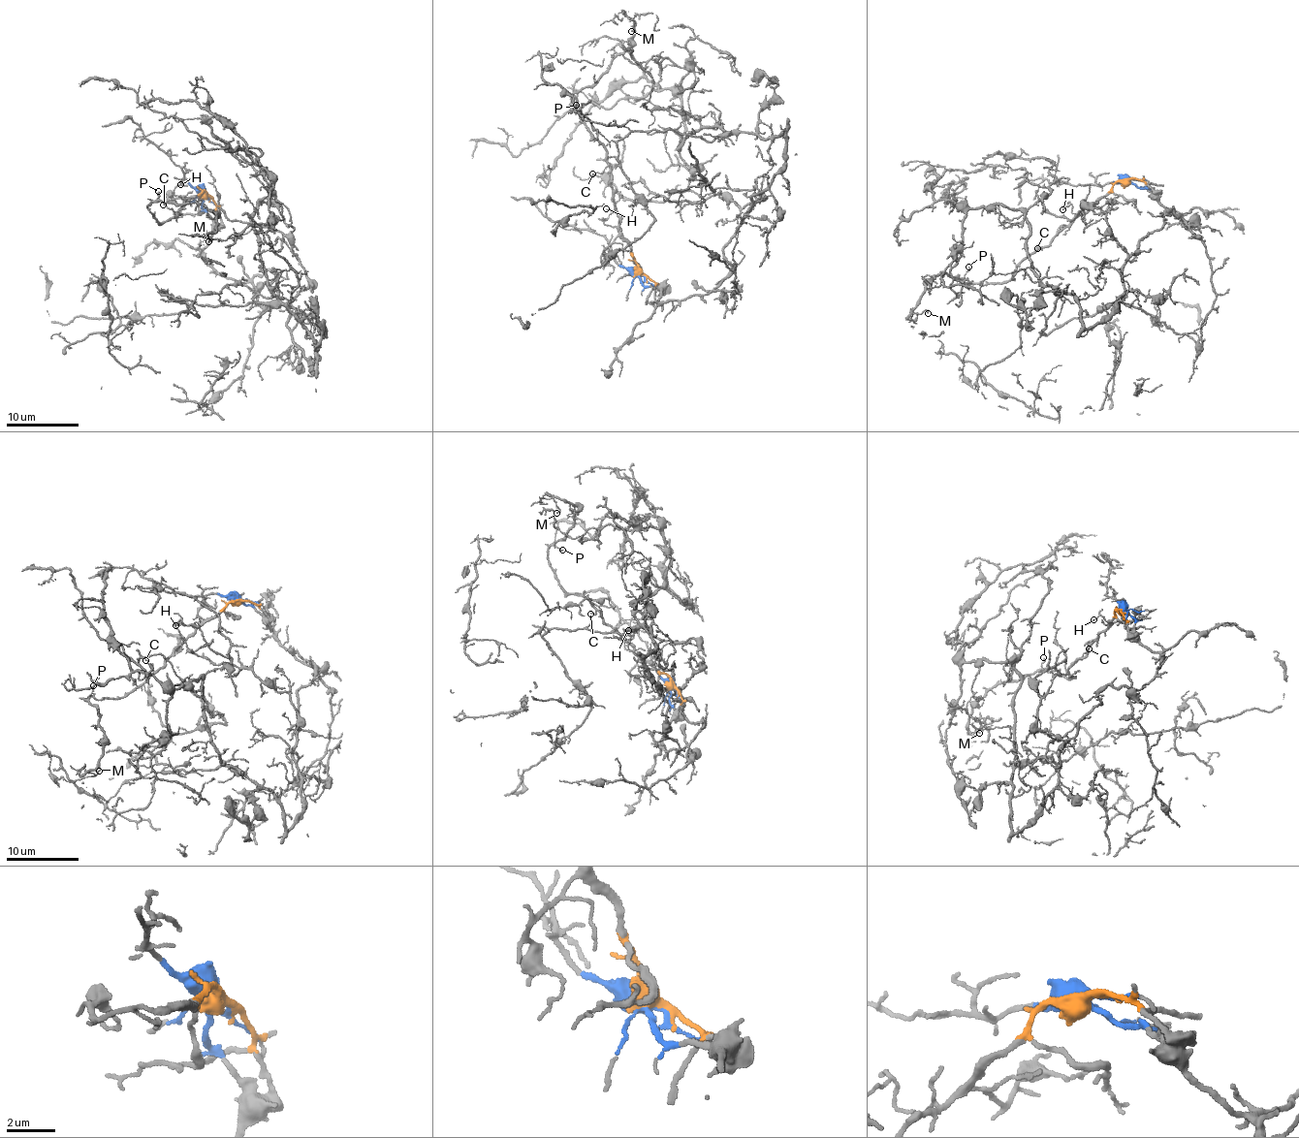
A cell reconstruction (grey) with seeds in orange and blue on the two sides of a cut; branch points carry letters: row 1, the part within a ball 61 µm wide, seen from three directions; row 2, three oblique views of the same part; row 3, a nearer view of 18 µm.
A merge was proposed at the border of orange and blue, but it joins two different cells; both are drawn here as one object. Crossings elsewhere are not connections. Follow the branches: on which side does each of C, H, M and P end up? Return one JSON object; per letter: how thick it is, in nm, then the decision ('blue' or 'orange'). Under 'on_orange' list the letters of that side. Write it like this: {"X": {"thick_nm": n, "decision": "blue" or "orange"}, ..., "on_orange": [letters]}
{"C": {"thick_nm": 120, "decision": "orange"}, "H": {"thick_nm": 110, "decision": "orange"}, "M": {"thick_nm": 110, "decision": "orange"}, "P": {"thick_nm": 150, "decision": "orange"}, "on_orange": ["C", "H", "M", "P"]}

